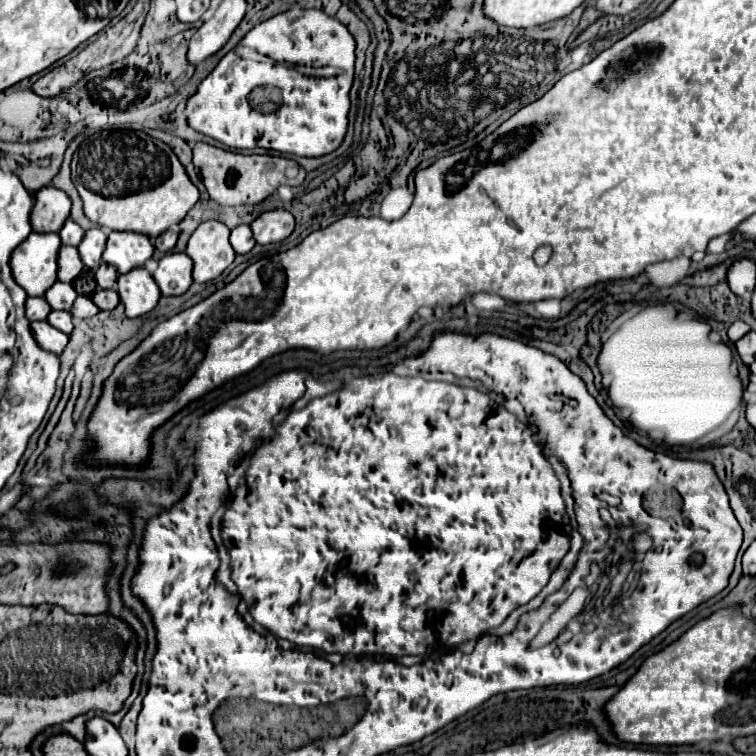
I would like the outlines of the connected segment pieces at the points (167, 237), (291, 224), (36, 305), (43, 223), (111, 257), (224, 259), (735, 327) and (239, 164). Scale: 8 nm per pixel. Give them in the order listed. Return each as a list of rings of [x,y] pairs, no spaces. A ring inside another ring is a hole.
[[[169,228],[167,232],[163,232],[157,240],[155,240],[155,248],[161,252],[171,252],[173,246],[177,242],[177,228]]]
[[[269,210],[263,212],[257,220],[251,222],[251,230],[253,230],[253,238],[259,244],[273,244],[273,242],[281,242],[285,240],[295,228],[295,218],[283,210]]]
[[[27,298],[27,304],[25,304],[25,314],[27,314],[27,320],[45,320],[47,314],[51,312],[51,306],[47,304],[45,298]]]
[[[41,188],[35,194],[35,206],[31,210],[31,226],[35,232],[59,232],[61,224],[69,218],[71,200],[57,188]]]
[[[111,232],[103,252],[103,260],[113,264],[121,274],[143,266],[153,256],[153,244],[145,234]]]
[[[221,222],[199,224],[199,228],[189,238],[187,254],[195,262],[195,282],[207,282],[217,278],[235,258],[235,250],[229,244],[229,228]]]
[[[733,322],[733,324],[729,326],[729,330],[727,330],[727,336],[729,336],[731,342],[737,342],[737,340],[743,338],[749,330],[751,330],[751,328],[749,328],[745,322]]]
[[[197,142],[193,148],[193,164],[199,166],[203,184],[211,196],[221,206],[253,206],[269,198],[279,186],[289,184],[287,174],[297,174],[297,186],[305,180],[305,170],[289,158],[283,156],[259,156],[259,154],[235,154],[215,148],[205,142]]]

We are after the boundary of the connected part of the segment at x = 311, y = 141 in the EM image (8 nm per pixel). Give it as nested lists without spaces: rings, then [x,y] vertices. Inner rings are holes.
[[[293,8],[289,12],[277,14],[257,24],[251,32],[245,34],[245,38],[235,49],[221,58],[221,62],[217,64],[217,72],[211,72],[207,78],[203,78],[197,92],[187,100],[185,106],[187,122],[193,130],[215,138],[229,148],[239,148],[239,150],[264,148],[307,158],[319,158],[331,154],[343,144],[343,138],[347,134],[353,66],[355,66],[355,38],[347,30],[347,26],[343,26],[333,16],[325,16],[325,12]],[[225,58],[229,60],[227,64],[231,64],[229,72],[225,72],[227,70]],[[255,64],[261,66],[257,68],[261,72],[253,72]],[[301,66],[311,66],[311,68],[331,66],[339,74],[313,76],[313,70],[299,70]],[[275,90],[279,90],[281,96],[279,100],[275,98]]]

